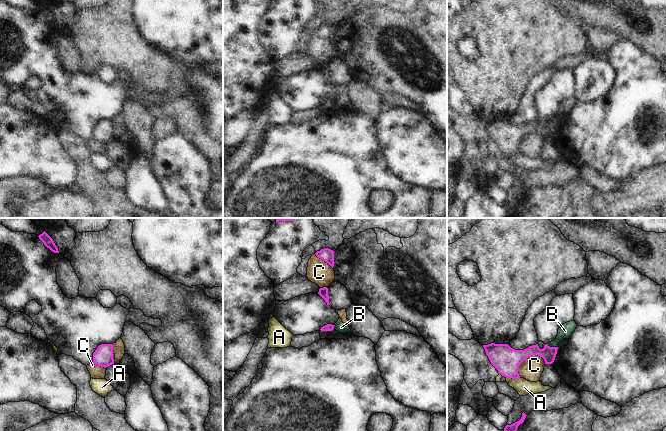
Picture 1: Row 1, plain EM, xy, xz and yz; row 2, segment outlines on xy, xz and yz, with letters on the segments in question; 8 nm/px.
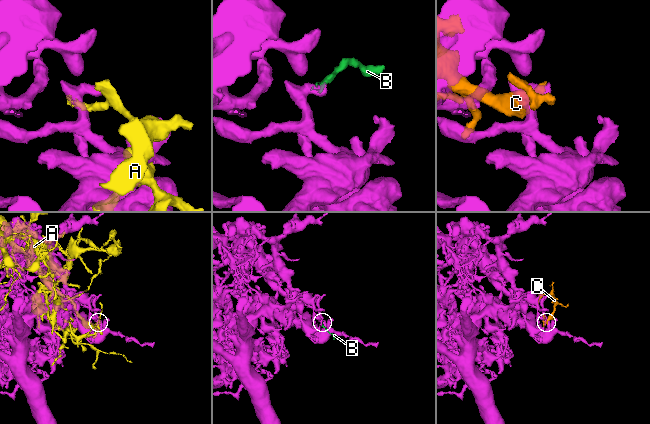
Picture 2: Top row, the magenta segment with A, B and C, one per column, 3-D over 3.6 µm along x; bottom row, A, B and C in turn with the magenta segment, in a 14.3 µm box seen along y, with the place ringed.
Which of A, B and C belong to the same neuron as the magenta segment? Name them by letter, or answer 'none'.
none

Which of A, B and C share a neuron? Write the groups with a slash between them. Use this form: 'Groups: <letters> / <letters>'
Groups: A / B C.

